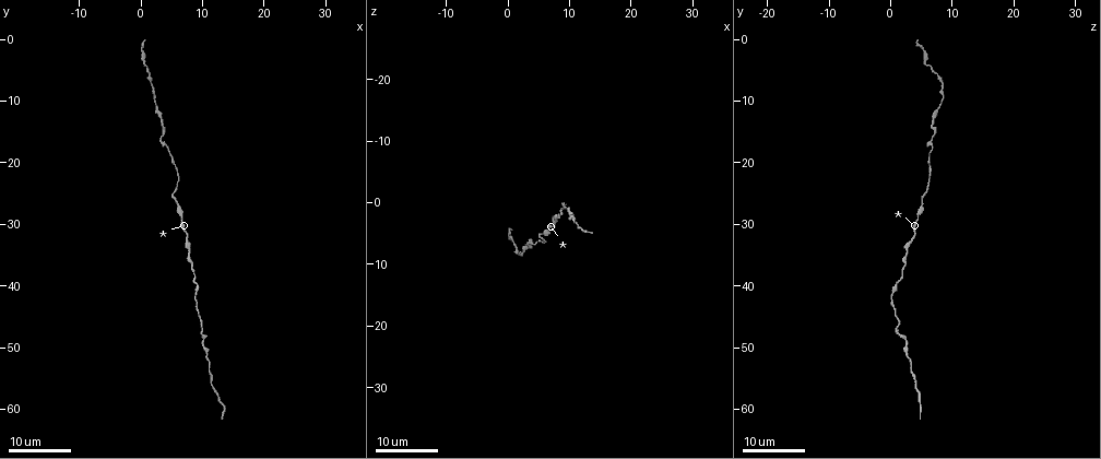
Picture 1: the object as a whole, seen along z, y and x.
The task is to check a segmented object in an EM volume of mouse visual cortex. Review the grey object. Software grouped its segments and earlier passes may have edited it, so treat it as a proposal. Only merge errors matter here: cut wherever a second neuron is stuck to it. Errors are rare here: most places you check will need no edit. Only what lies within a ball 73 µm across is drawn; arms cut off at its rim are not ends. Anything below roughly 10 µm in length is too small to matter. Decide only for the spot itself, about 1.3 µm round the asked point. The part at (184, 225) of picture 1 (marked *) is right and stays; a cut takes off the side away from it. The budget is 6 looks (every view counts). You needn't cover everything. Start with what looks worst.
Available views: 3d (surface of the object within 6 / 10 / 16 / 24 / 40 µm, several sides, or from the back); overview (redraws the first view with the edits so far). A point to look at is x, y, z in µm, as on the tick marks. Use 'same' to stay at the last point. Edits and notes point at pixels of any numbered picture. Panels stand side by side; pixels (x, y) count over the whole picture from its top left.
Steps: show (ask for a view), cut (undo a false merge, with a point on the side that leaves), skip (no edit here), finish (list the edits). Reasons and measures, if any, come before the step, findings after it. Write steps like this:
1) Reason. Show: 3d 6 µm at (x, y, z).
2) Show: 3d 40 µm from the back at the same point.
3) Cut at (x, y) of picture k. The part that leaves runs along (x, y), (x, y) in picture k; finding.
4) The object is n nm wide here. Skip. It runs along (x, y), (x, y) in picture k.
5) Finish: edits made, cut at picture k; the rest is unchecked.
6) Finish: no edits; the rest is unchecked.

A narrow waist. Show: 3d 16 µm at (10.0, 49.0, 2.5).

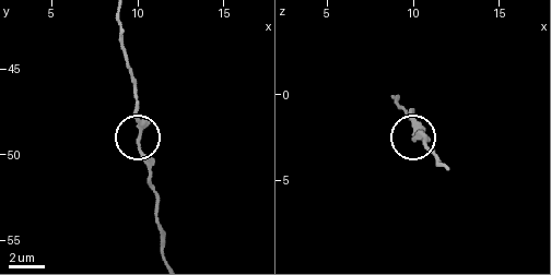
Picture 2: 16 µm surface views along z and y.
Show: 3d 10 µm at (9.9, 49.1, 2.5).

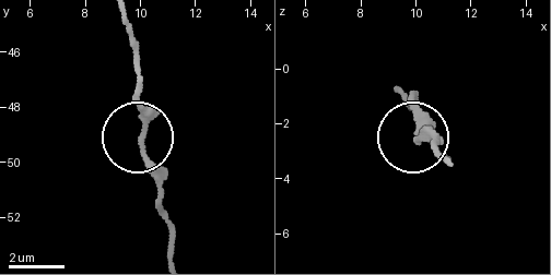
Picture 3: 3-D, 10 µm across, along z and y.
The object is 230 nm wide here. Skip. It runs along (124, 19), (140, 82), (140, 145), (161, 200) in picture 3; all the same neuron.

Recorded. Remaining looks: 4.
A narrow waist. Show: 3d 16 µm at (7.5, 35.0, 2.5).

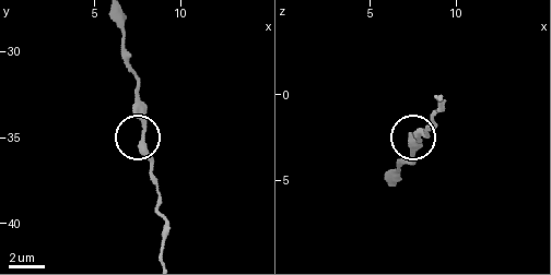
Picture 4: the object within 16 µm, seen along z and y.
Show: 3d 10 µm at (7.8, 34.8, 2.6).

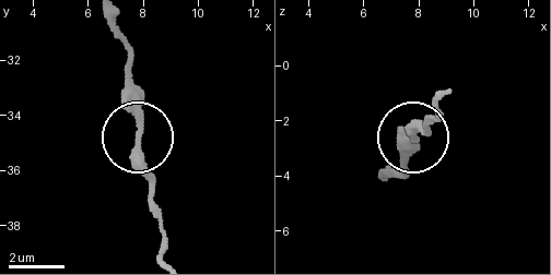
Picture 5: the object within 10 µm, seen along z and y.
Skip. It runs along (113, 18), (127, 52), (133, 158), (148, 199) in picture 5; all the same neuron.

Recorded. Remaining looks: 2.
Thin neck. Show: 3d 24 µm at (3.5, 16.0, 7.0).

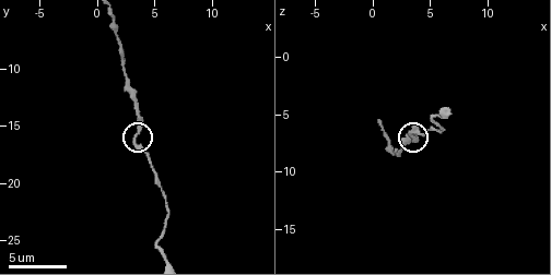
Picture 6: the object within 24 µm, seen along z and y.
Closer look. Show: 3d 10 µm at (3.4, 15.8, 6.8).

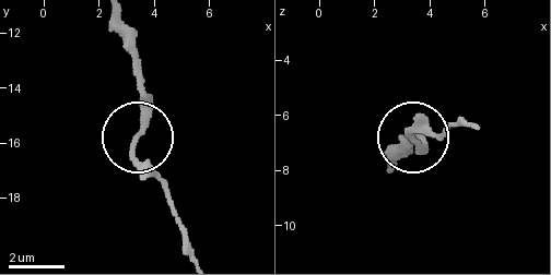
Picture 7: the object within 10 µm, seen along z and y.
Skip. It runs along (194, 252), (168, 188), (136, 146), (142, 64) in picture 7; continuous, no second neuron.

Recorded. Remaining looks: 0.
Finish: no edits; the rest is unchecked.

